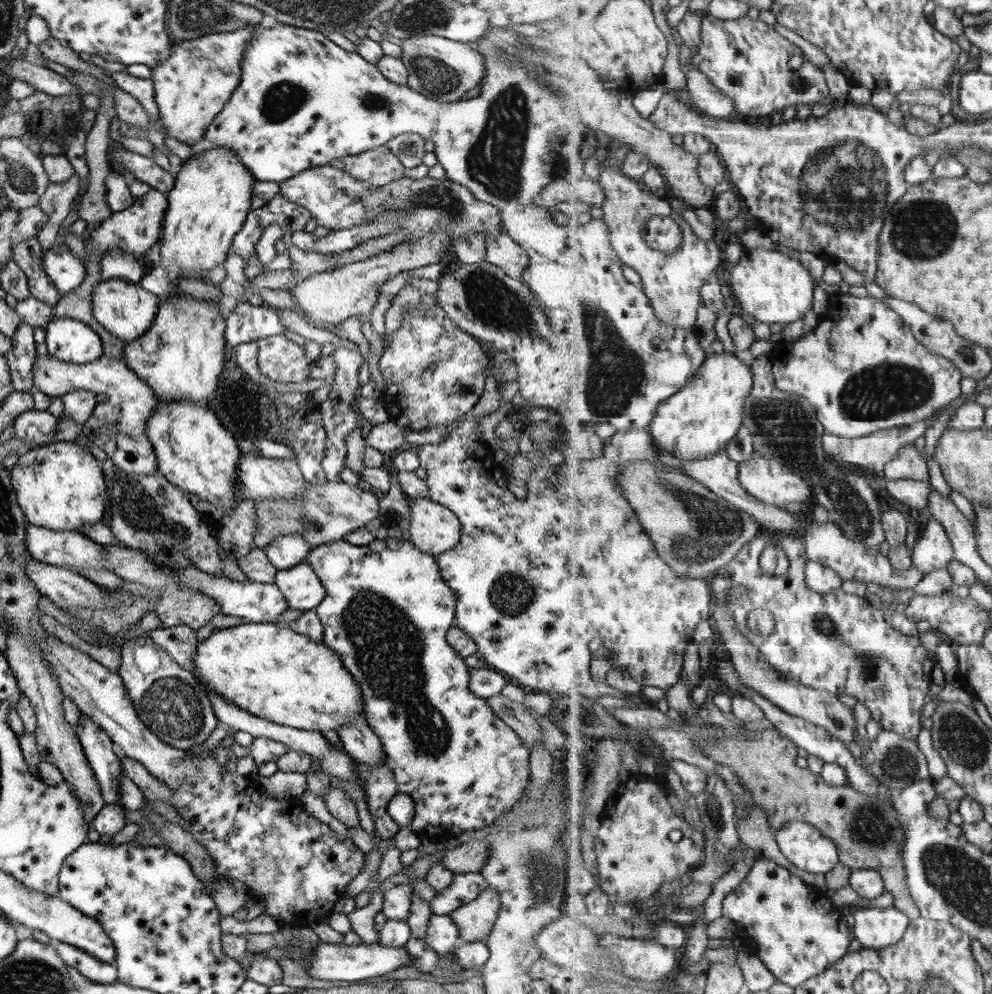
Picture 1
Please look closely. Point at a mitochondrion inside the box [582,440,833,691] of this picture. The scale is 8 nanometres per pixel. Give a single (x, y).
(709, 529)

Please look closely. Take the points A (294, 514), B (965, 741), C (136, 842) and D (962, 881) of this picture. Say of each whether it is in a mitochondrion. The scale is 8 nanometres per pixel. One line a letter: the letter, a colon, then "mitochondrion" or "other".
A: mitochondrion
B: mitochondrion
C: other
D: mitochondrion

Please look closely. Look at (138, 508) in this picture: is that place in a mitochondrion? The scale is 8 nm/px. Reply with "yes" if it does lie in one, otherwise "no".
yes

